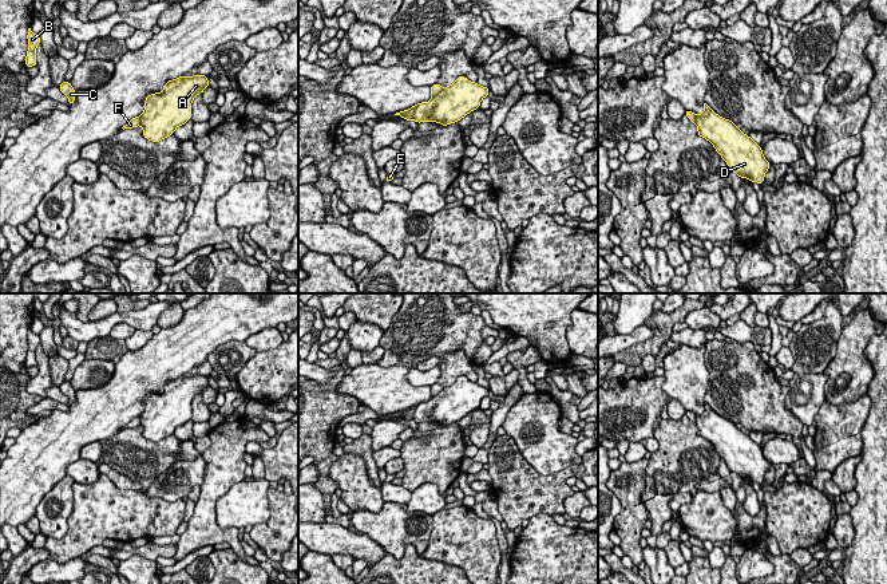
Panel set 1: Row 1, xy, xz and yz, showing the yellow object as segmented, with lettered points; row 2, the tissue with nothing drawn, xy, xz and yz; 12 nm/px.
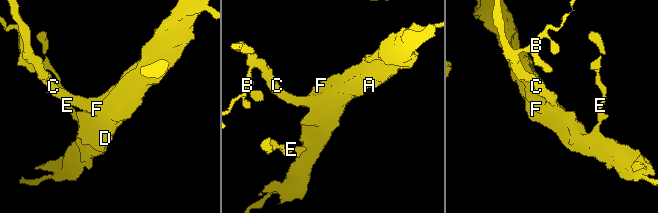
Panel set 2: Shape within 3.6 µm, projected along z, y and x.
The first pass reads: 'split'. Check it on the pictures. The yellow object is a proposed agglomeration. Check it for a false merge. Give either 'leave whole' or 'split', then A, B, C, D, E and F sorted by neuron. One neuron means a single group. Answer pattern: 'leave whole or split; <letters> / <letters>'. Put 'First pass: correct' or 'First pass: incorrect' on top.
First pass: correct
split; A B C D E / F

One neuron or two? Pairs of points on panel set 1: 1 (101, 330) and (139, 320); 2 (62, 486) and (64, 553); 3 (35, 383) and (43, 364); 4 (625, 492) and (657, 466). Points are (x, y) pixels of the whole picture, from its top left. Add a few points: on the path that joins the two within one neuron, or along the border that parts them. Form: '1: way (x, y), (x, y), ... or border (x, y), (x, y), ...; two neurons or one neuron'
1: way (110, 322), (117, 318), (130, 318); one neuron
2: border (74, 506), (67, 532), (59, 539), (47, 537); two neurons
3: way (39, 379), (43, 375), (43, 369); one neuron
4: border (649, 460), (644, 492); two neurons

